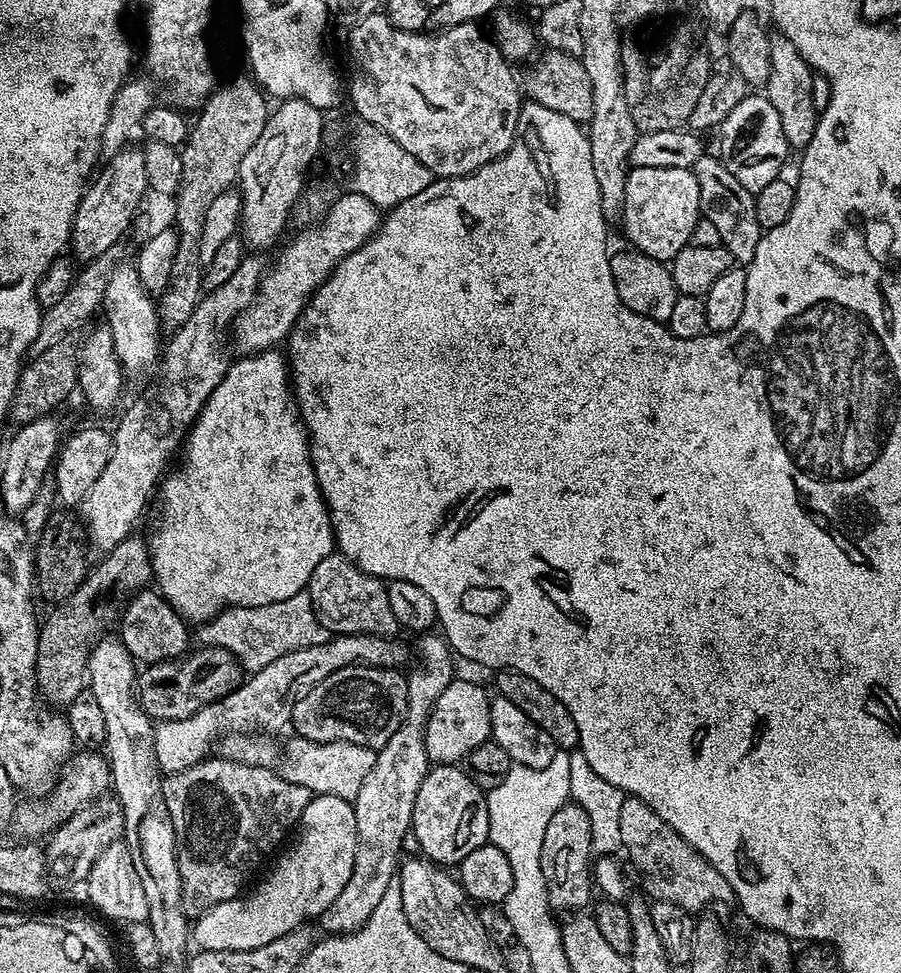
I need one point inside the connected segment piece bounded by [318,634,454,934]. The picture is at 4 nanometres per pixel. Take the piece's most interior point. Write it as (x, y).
(384, 806)

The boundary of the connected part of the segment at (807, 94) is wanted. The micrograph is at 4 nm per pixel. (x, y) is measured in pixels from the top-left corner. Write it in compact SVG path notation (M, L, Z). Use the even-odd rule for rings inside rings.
M779 34L769 35L770 42L770 76L762 85L763 95L768 97L770 106L778 110L778 118L782 121L782 134L786 134L789 149L802 150L814 138L814 130L818 119L818 104L812 93L812 76L814 69L800 56L800 52L790 42L790 38Z

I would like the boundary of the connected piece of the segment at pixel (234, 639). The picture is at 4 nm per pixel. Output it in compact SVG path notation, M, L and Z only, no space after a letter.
M305 590L293 598L260 607L233 605L199 627L200 642L209 647L226 649L239 654L241 667L248 672L260 671L282 654L305 648L308 645L324 644L331 639L328 628L320 626L313 610L312 599Z

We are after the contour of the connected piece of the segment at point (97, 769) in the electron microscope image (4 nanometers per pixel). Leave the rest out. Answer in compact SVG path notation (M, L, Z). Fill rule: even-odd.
M84 750L79 754L73 755L70 762L65 763L54 787L51 789L48 801L43 804L43 799L32 798L24 809L21 807L15 813L15 827L20 827L21 837L41 838L47 837L57 826L69 820L78 810L88 807L89 804L99 801L105 795L104 791L109 791L112 784L112 771L109 768L109 761L103 755L95 756L95 751Z

